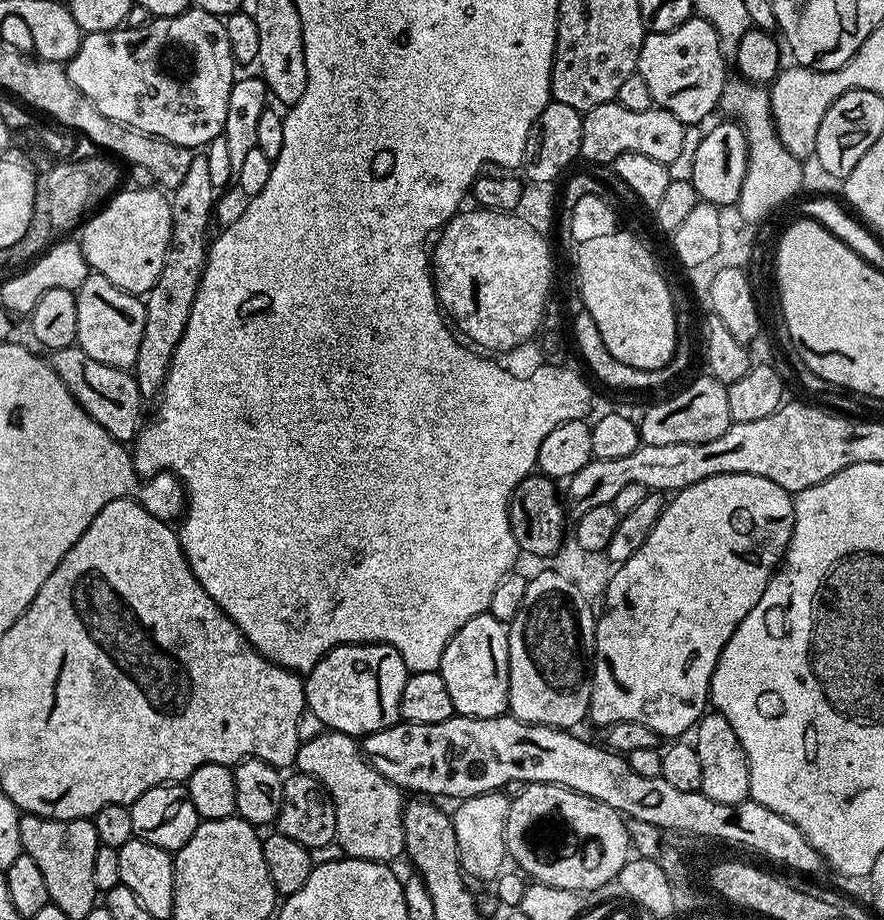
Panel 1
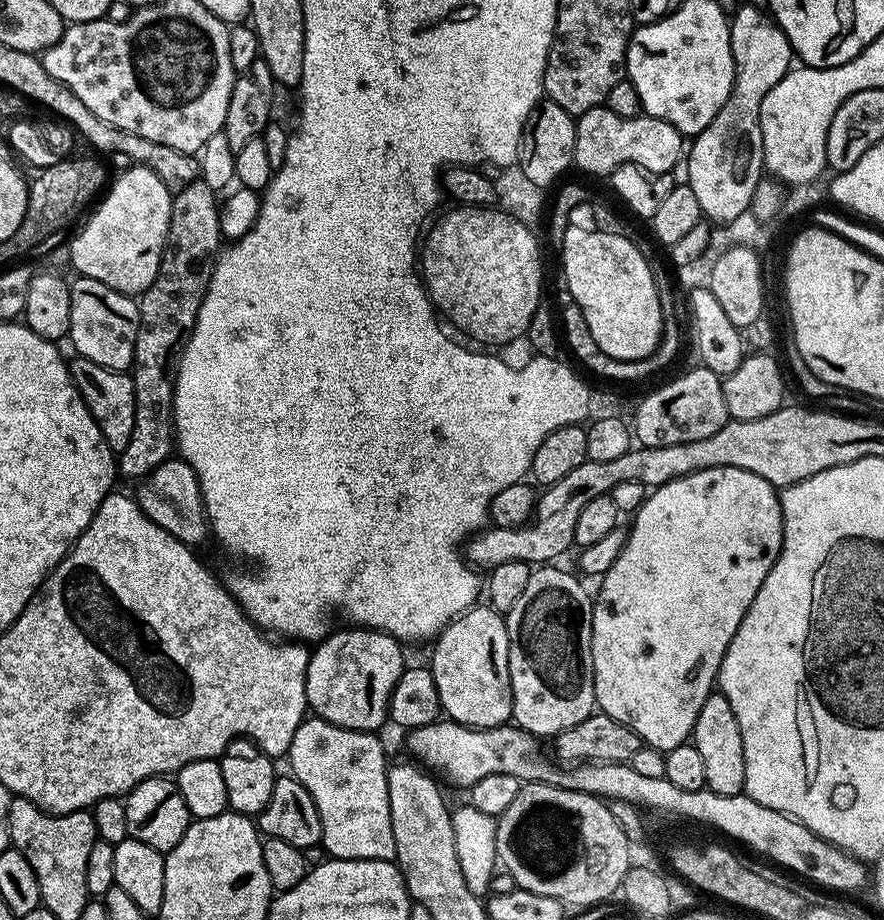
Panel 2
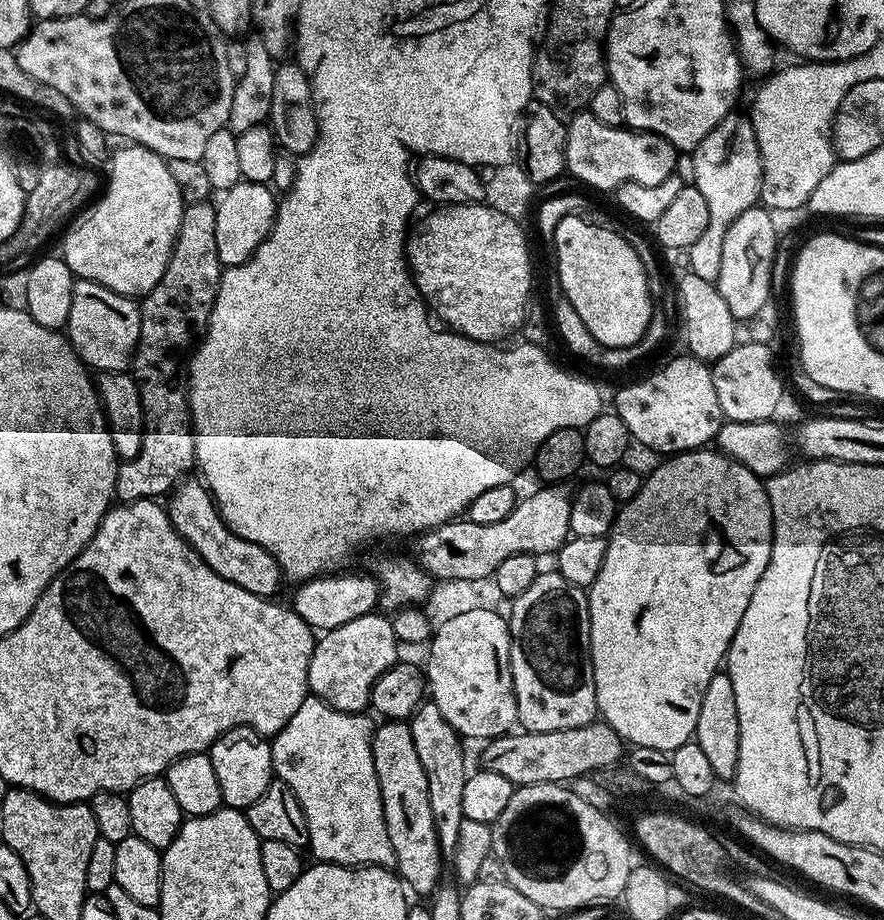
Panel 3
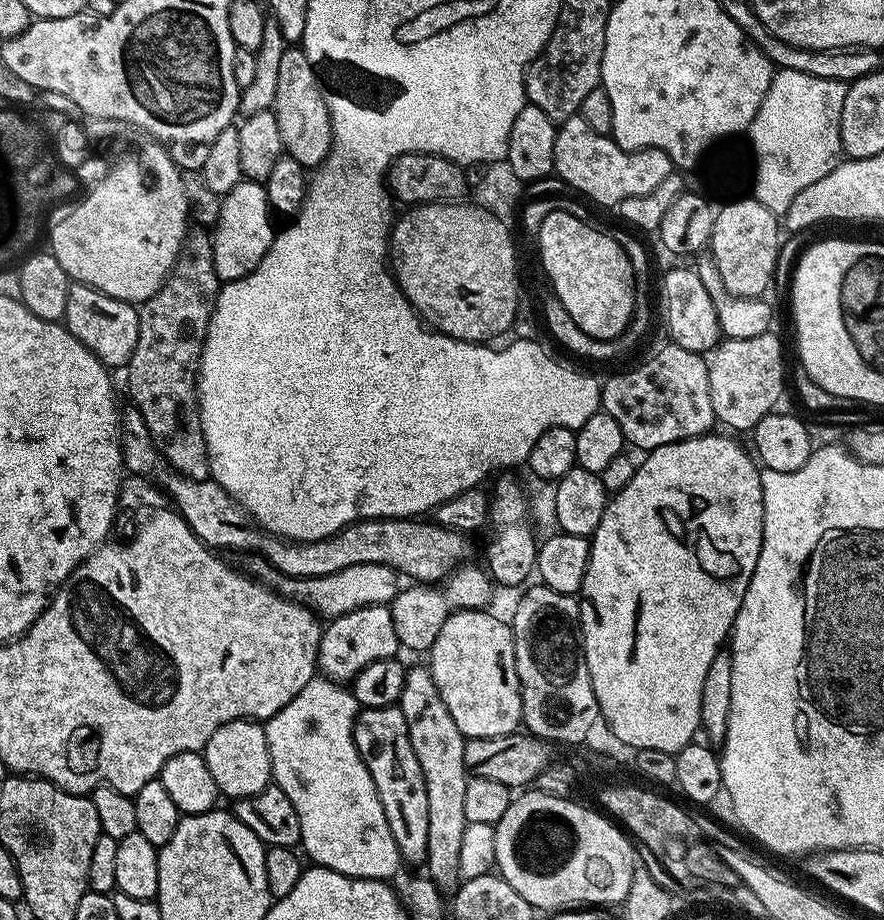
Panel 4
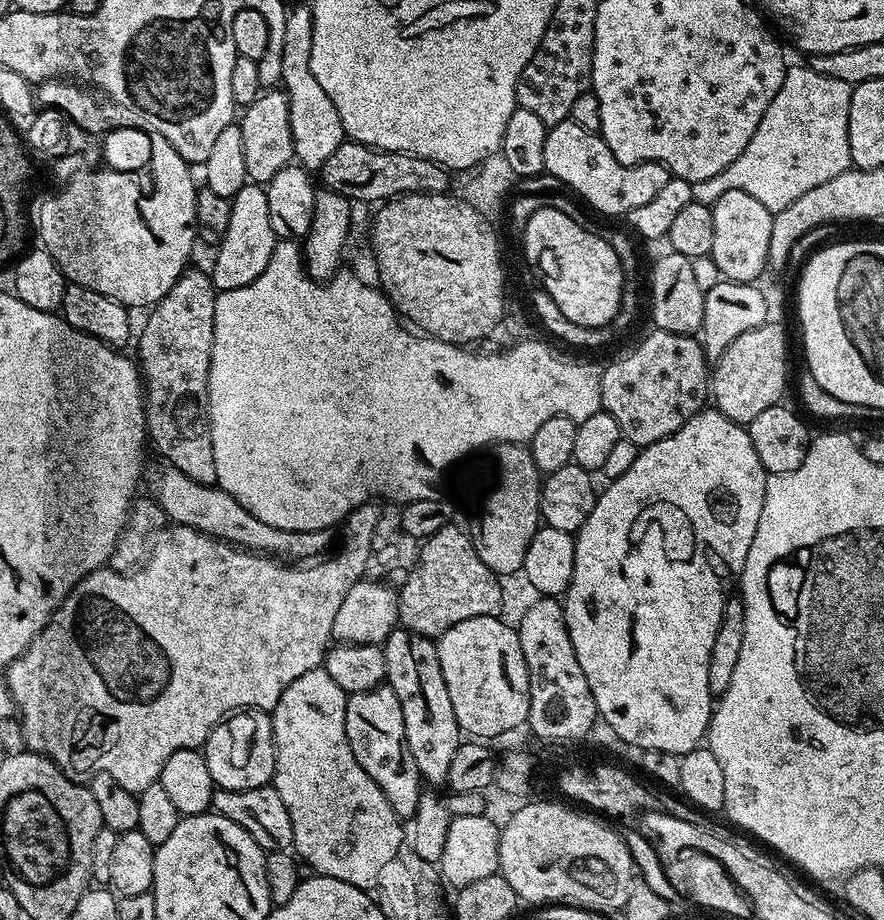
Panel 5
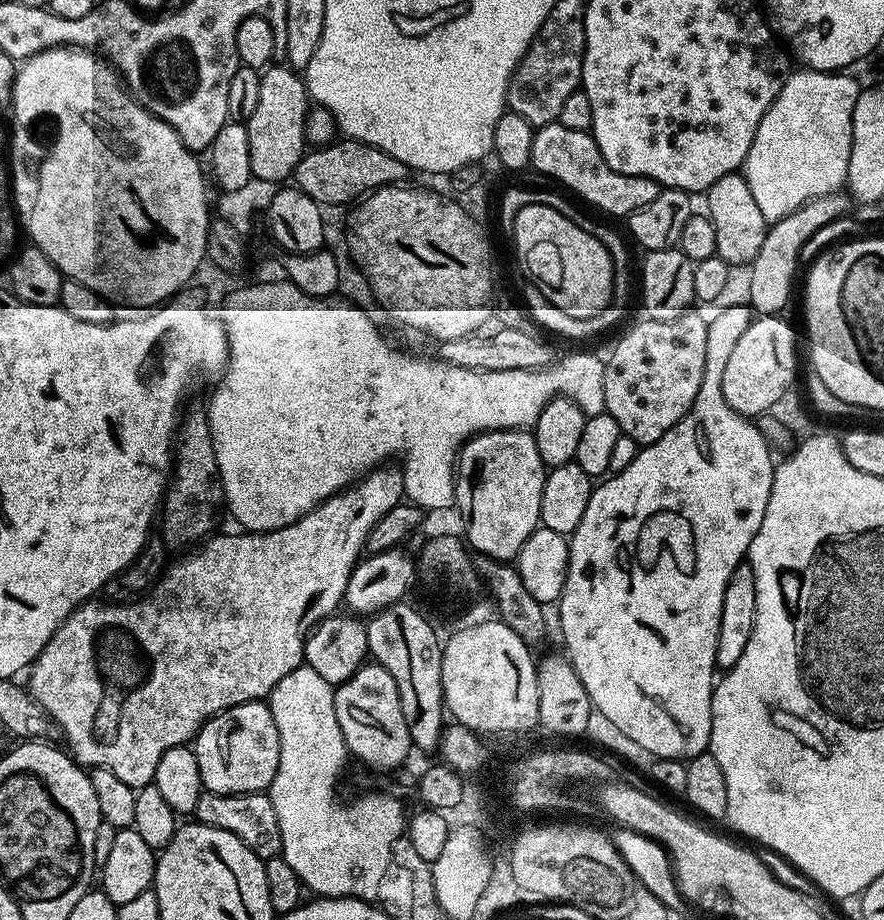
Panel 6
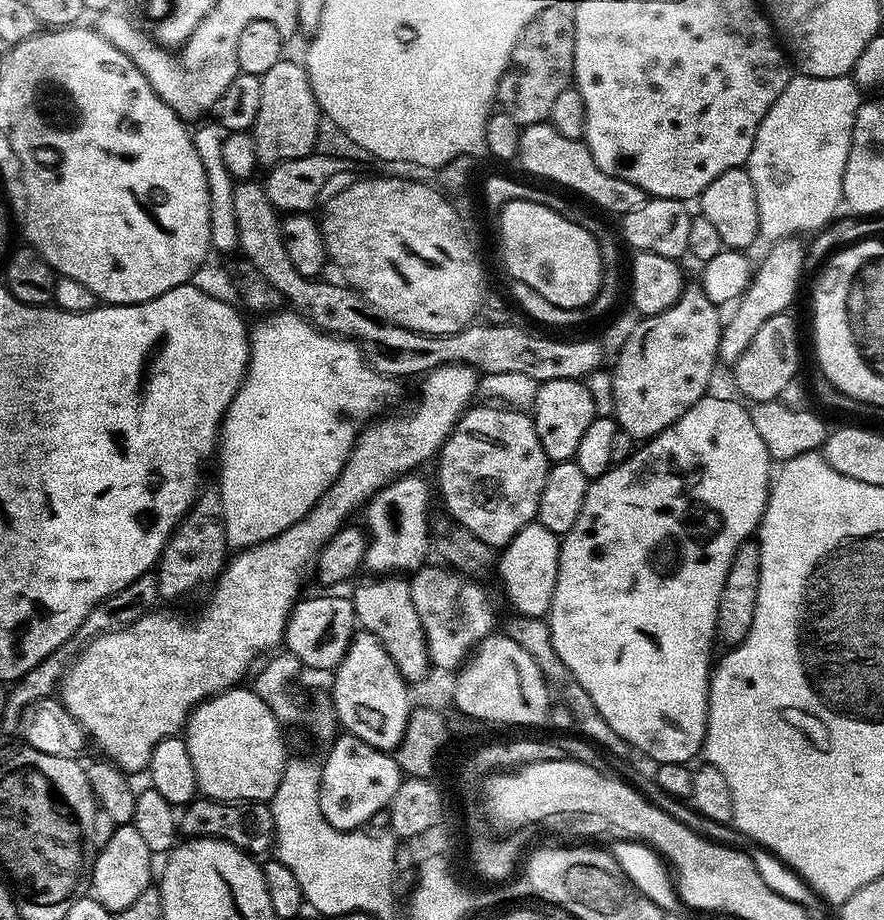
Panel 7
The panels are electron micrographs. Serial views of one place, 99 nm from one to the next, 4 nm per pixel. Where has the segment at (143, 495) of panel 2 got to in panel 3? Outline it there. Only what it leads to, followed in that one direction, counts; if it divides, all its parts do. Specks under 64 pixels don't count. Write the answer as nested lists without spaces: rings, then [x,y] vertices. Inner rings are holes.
[[[186,478],[177,484],[166,502],[166,511],[176,532],[220,578],[234,582],[252,594],[275,597],[284,575],[272,552],[234,535],[220,518],[219,507],[211,492],[199,479],[192,479]]]

